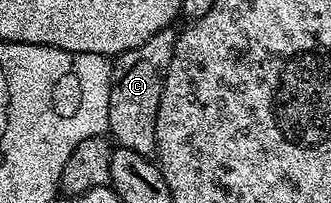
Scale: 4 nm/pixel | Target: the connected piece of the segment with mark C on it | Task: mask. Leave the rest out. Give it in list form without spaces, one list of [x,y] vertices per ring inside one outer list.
[[[169,28],[150,36],[146,44],[138,44],[138,48],[130,48],[115,55],[112,62],[108,130],[117,147],[133,150],[145,156],[155,155],[156,113],[162,100],[164,77],[170,68],[170,60],[174,60],[177,37],[177,31]]]

